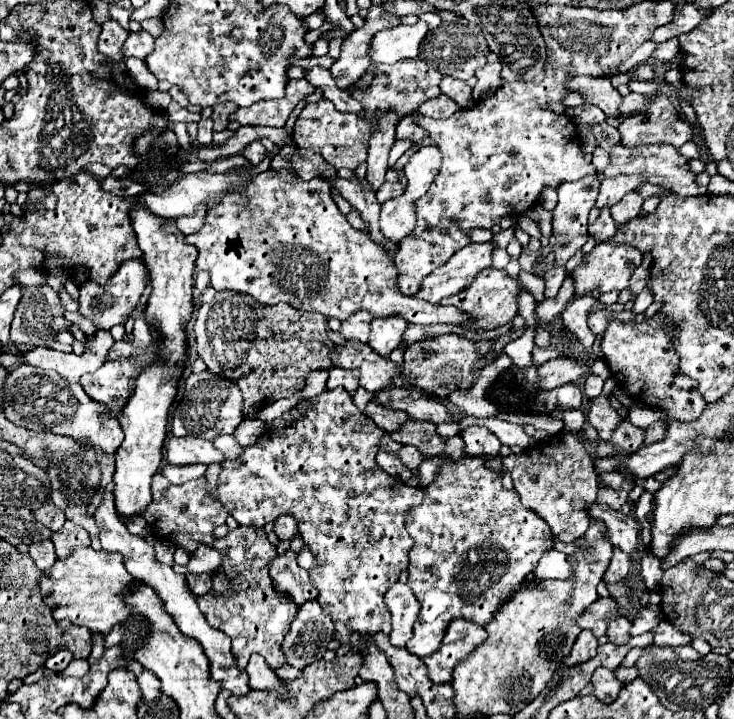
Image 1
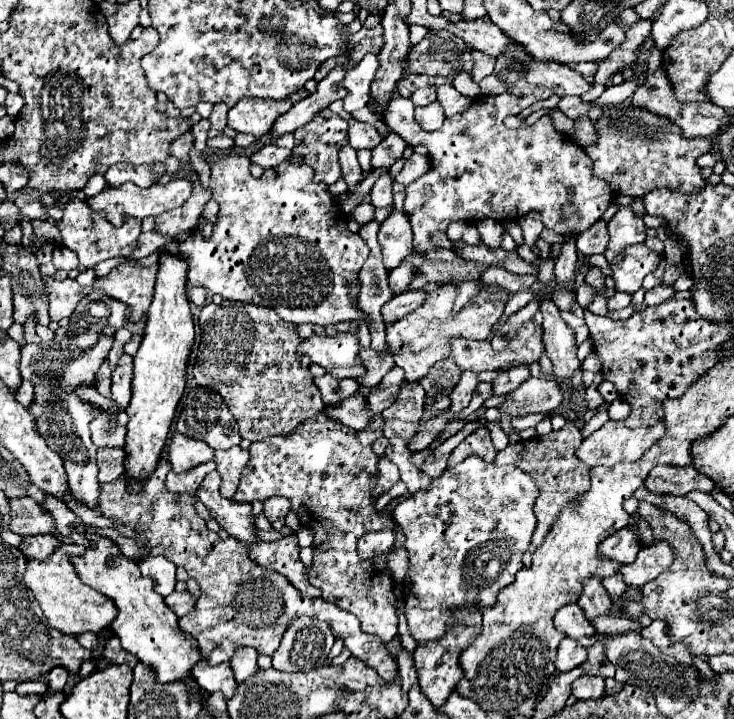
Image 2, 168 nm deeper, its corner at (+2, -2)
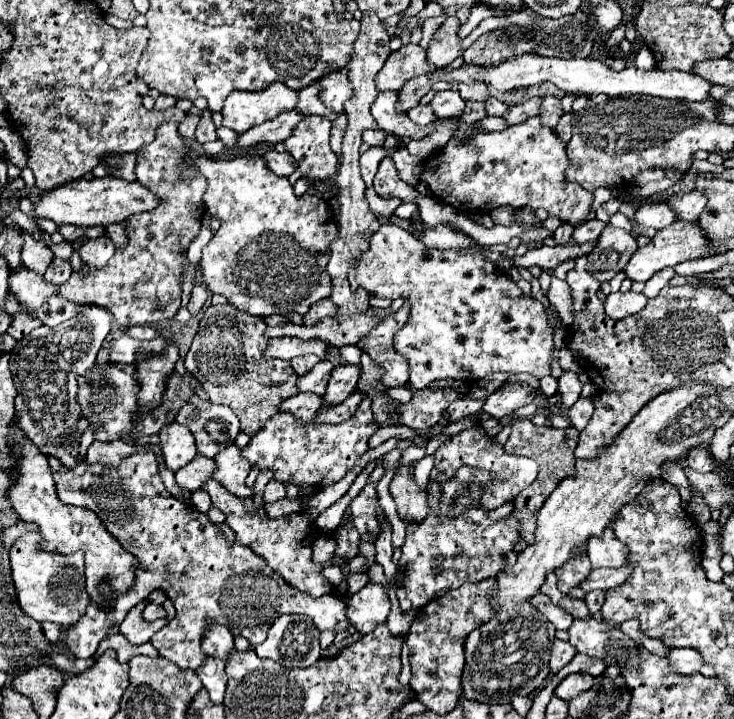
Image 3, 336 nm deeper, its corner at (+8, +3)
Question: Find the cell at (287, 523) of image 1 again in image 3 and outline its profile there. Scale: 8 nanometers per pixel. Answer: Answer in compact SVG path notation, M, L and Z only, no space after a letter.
M270 480L266 484L266 490L264 490L264 502L266 504L272 504L272 502L278 502L286 496L286 488L282 484L278 484L276 480Z

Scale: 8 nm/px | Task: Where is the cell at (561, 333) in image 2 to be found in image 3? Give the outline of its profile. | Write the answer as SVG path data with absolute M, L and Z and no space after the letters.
M564 370L562 376L558 378L558 392L560 392L560 396L562 396L564 406L570 408L570 406L578 400L580 390L582 390L582 384L580 384L580 380L578 380L578 374L572 372L572 370Z

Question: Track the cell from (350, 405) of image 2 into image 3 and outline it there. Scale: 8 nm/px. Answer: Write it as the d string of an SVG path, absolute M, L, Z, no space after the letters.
M306 392L306 394L296 394L290 400L284 400L282 404L282 412L292 412L294 416L298 416L304 422L312 422L318 416L318 410L322 408L322 396L314 394L314 392Z

